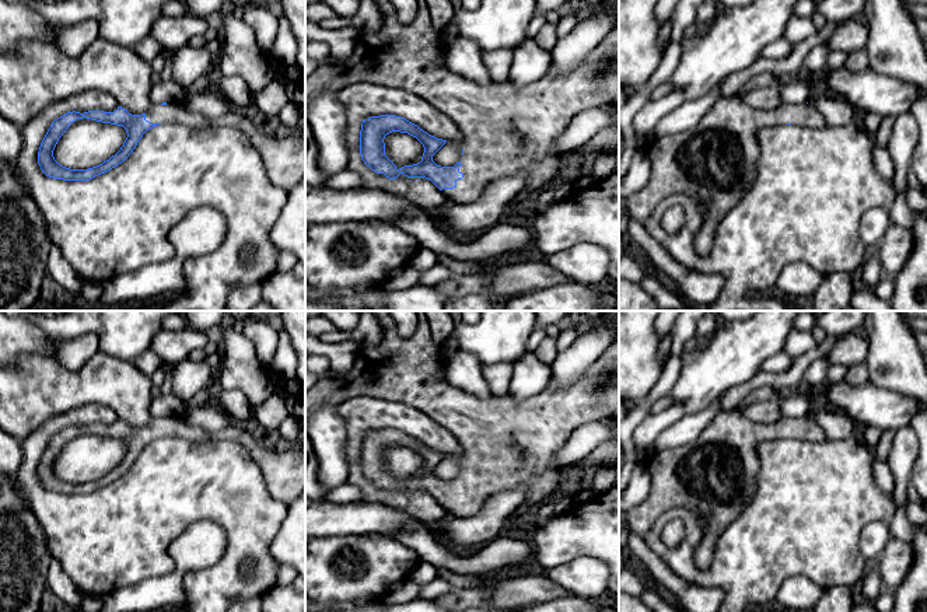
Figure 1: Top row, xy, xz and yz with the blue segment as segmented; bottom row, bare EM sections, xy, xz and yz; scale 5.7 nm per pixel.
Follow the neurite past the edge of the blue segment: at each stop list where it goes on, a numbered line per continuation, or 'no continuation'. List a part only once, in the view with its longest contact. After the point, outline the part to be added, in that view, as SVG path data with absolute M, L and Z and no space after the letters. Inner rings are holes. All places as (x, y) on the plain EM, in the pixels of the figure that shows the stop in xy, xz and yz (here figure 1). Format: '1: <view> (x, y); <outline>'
1: xz (507, 441); M368 311L368 312L371 312L378 319L378 322L381 325L381 329L382 329L381 343L378 346L360 345L358 352L356 354L354 364L349 371L335 373L332 368L329 368L322 377L318 378L316 384L305 394L305 426L307 426L307 415L309 412L318 409L322 405L337 405L337 403L340 403L351 396L374 396L374 398L385 399L389 402L399 402L399 403L407 405L407 406L427 415L435 423L447 427L454 436L456 436L464 447L464 469L461 472L462 479L459 480L459 486L464 487L464 492L456 494L456 500L454 503L442 503L442 507L448 511L449 517L466 518L466 517L475 515L476 513L479 513L482 510L482 507L485 506L485 501L490 496L496 494L497 492L513 489L521 483L528 483L529 487L527 490L524 501L513 511L513 514L508 518L508 522L513 522L515 518L521 517L528 510L536 508L539 504L549 500L549 497L562 487L562 479L563 479L562 471L564 466L555 466L553 459L555 459L557 451L567 443L569 437L571 436L571 433L576 429L578 429L584 424L588 424L588 423L595 423L595 422L619 427L619 338L592 363L591 368L584 375L584 378L567 389L560 389L557 385L557 380L552 375L550 381L543 392L536 394L536 395L529 396L529 398L525 398L525 399L515 399L511 395L511 392L508 392L504 396L492 395L489 399L479 399L475 395L465 392L459 388L455 388L454 385L449 385L445 381L445 374L442 371L445 370L447 361L445 361L442 345L440 345L434 340L433 333L431 333L431 328L428 325L428 319L426 317L426 311L416 311L417 328L407 338L402 338L398 335L393 319L388 314L388 311Z

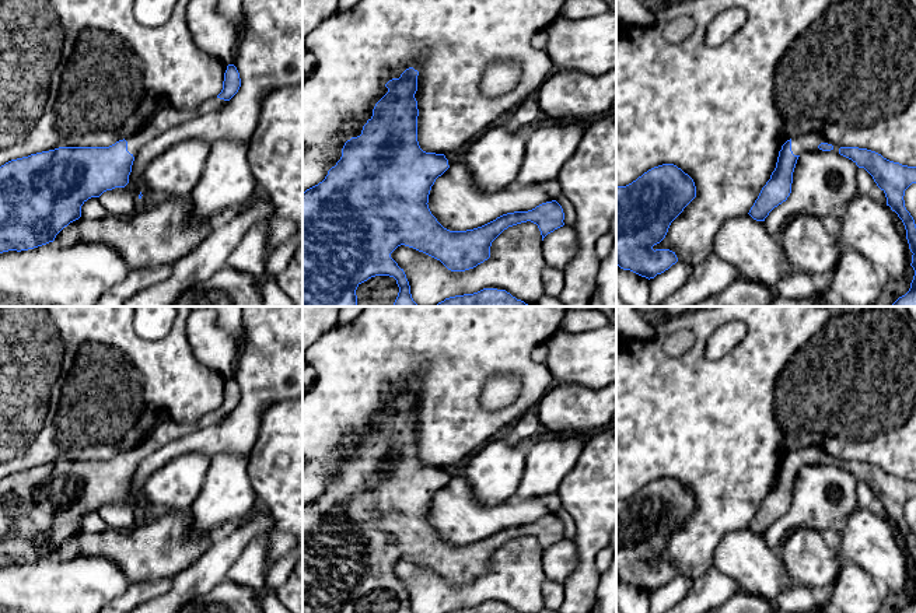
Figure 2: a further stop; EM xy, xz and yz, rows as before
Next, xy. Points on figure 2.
1: xy (165, 431); M214 410L203 416L197 423L193 424L181 424L174 420L165 418L160 421L139 445L125 452L127 455L127 465L133 470L136 470L137 465L143 459L157 452L167 444L179 439L199 428L214 425L216 423L220 423L223 418L225 418L225 416L227 414Z

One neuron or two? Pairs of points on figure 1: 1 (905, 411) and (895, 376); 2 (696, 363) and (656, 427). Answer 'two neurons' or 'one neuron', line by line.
1: two neurons
2: one neuron

